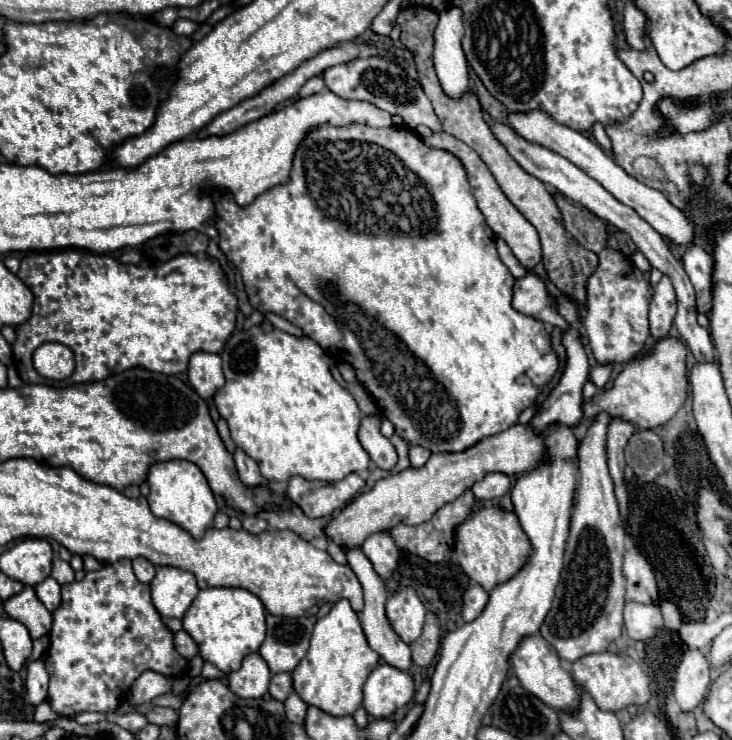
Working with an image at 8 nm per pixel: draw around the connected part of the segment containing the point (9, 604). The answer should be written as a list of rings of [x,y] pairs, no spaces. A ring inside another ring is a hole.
[[[25,587],[19,595],[9,597],[5,601],[5,613],[11,619],[21,621],[23,625],[27,625],[29,635],[33,639],[39,639],[39,637],[47,635],[51,631],[51,625],[53,625],[51,613],[35,597],[35,589],[33,587]]]

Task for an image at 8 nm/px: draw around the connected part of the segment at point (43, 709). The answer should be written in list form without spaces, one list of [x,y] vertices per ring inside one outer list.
[[[43,701],[43,705],[39,705],[37,709],[35,709],[35,721],[53,721],[55,717],[59,717],[59,715],[55,715],[53,711],[51,711],[51,707],[49,707],[49,703],[47,701]]]

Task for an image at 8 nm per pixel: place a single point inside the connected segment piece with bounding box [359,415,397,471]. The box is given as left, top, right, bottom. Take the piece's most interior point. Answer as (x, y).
(380, 449)

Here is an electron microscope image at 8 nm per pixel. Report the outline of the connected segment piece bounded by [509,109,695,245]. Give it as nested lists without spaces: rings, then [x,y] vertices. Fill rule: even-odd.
[[[533,109],[533,111],[509,111],[509,125],[521,135],[525,137],[527,141],[531,143],[537,143],[537,145],[543,145],[555,153],[559,153],[561,157],[569,159],[573,165],[577,165],[579,169],[583,169],[589,177],[593,177],[595,181],[599,181],[617,201],[629,205],[631,209],[635,209],[659,235],[667,237],[669,241],[677,243],[677,245],[687,245],[687,243],[693,243],[695,239],[695,227],[693,227],[693,221],[683,213],[679,211],[675,205],[671,205],[665,195],[661,191],[655,191],[647,185],[643,185],[641,181],[637,181],[635,177],[627,175],[595,141],[591,141],[587,135],[575,131],[575,129],[569,129],[561,123],[557,123],[549,113],[545,113],[543,109]]]

